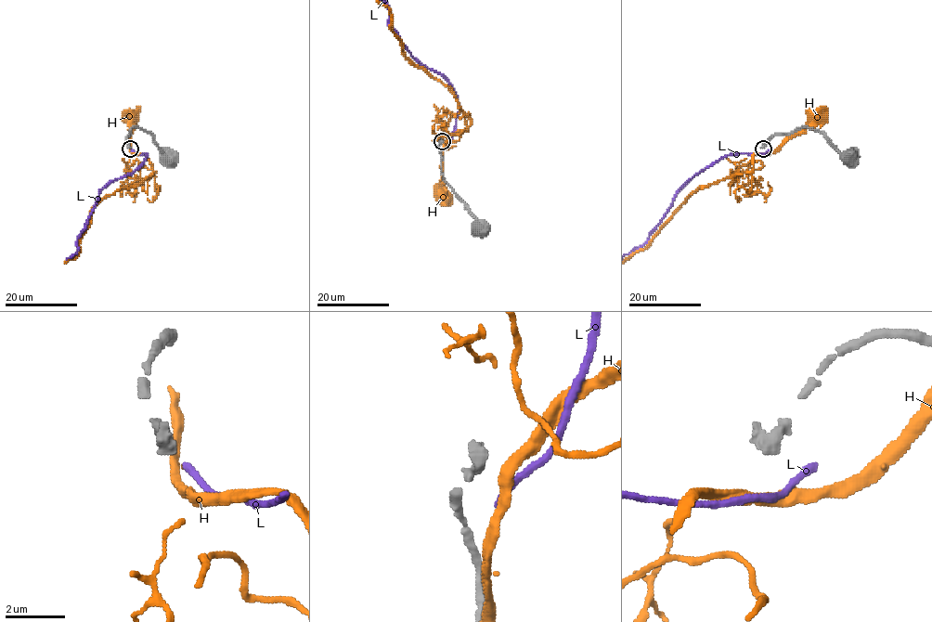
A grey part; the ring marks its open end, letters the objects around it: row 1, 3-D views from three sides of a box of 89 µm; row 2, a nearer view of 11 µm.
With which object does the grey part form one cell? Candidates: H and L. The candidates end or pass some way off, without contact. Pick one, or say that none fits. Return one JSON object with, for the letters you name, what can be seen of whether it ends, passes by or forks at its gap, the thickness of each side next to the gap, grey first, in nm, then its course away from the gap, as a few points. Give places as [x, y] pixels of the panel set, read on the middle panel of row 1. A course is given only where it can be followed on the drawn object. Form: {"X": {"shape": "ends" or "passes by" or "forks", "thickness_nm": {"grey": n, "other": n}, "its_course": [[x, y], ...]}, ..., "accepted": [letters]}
{"accepted": []}

